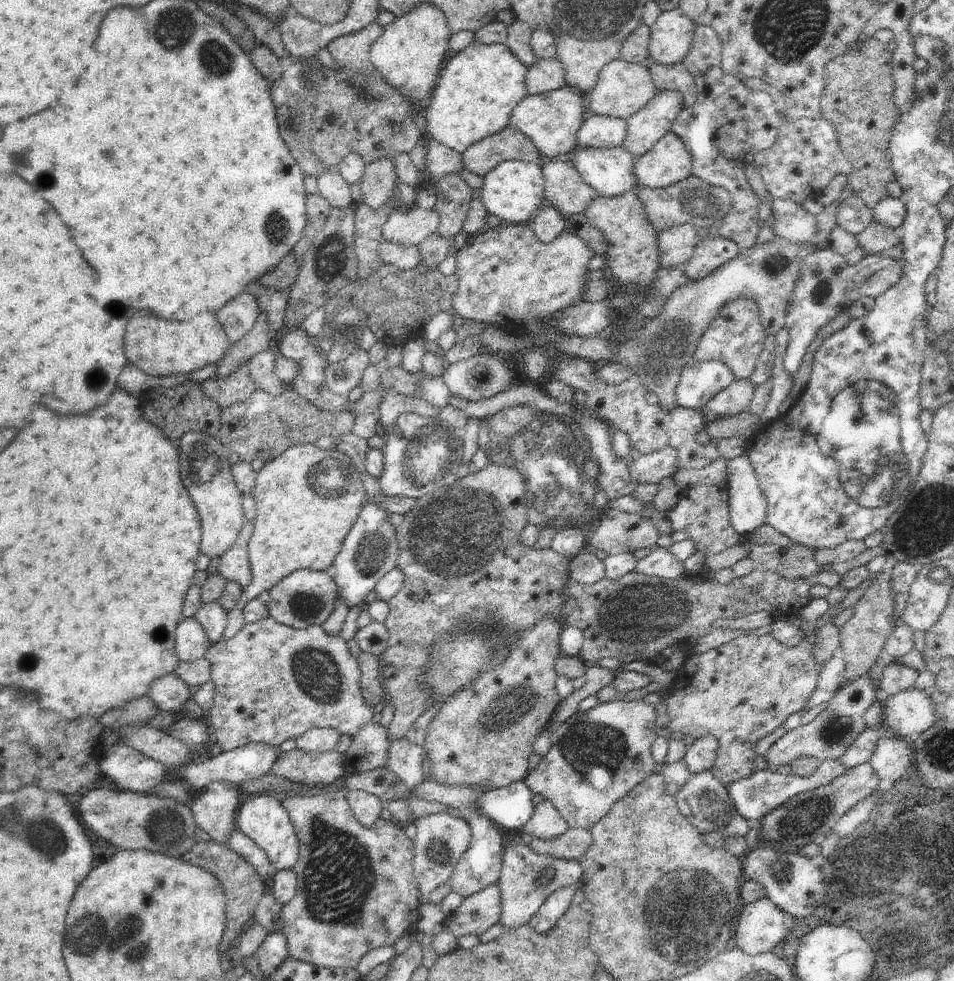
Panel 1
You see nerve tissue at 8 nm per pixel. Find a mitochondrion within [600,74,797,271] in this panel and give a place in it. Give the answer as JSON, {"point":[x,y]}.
{"point":[699,200]}

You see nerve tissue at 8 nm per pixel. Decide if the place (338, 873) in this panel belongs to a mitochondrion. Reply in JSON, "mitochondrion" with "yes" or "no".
{"mitochondrion":"yes"}

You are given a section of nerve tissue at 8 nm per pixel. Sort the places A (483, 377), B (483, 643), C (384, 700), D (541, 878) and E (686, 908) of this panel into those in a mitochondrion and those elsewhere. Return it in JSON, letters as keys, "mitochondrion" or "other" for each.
{"A":"other","B":"mitochondrion","C":"other","D":"other","E":"mitochondrion"}

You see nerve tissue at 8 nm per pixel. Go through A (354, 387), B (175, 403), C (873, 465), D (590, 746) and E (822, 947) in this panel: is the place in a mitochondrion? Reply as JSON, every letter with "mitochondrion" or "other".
{"A":"other","B":"other","C":"mitochondrion","D":"mitochondrion","E":"other"}

